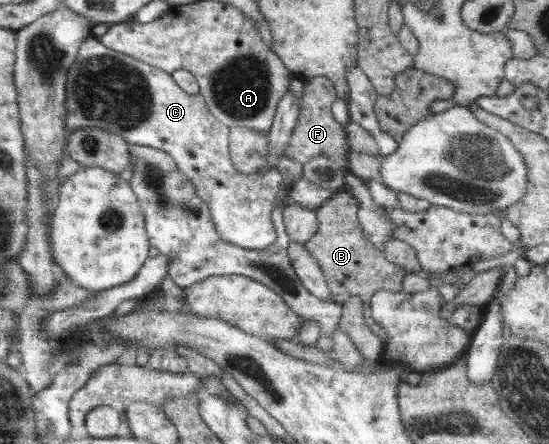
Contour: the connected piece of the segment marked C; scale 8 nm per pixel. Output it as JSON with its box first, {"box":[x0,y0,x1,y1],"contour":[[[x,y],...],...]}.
{"box":[66,35,285,251],"contour":[[[93,35],[82,41],[78,57],[68,70],[66,93],[66,136],[75,128],[98,128],[118,134],[128,144],[145,145],[166,152],[175,161],[178,169],[194,184],[202,201],[206,202],[219,236],[225,242],[250,251],[262,251],[276,241],[270,216],[277,199],[285,199],[283,175],[276,167],[263,174],[254,172],[248,176],[236,170],[230,157],[230,128],[210,113],[199,93],[190,95],[182,91],[169,73],[135,57],[107,49]]]}

